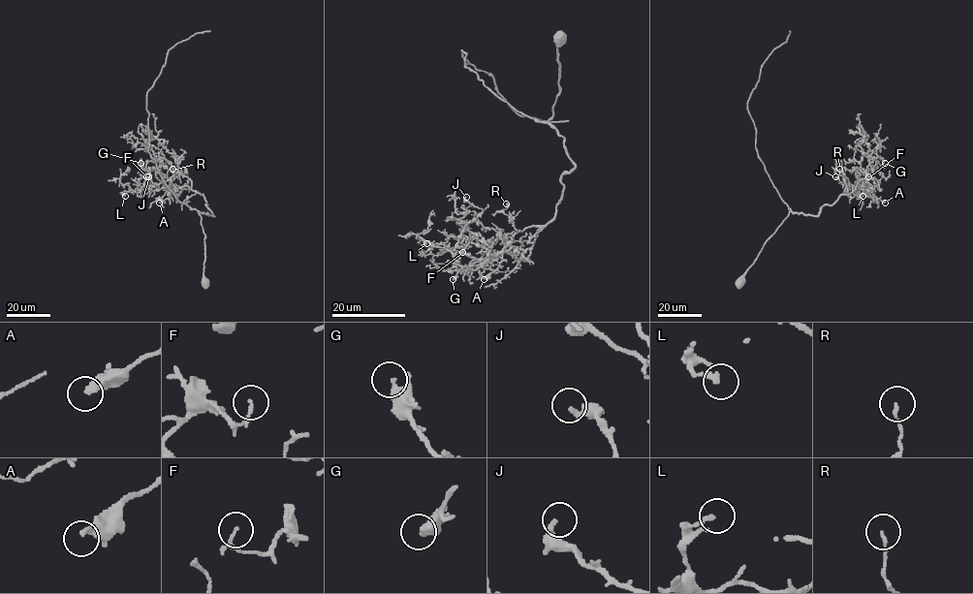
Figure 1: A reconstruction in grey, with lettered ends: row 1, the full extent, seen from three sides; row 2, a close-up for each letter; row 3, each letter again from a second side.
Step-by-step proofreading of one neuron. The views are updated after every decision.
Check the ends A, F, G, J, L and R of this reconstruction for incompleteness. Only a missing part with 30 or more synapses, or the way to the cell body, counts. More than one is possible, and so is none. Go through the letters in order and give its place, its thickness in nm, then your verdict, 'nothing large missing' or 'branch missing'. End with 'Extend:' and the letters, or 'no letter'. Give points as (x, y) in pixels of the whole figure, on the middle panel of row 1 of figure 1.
A: at (484, 279); 320 nm thick; nothing large missing
F: at (462, 252); 140 nm thick; nothing large missing
G: at (453, 279); 200 nm thick; nothing large missing
J: at (466, 197); 280 nm thick; nothing large missing
L: at (426, 243); 190 nm thick; nothing large missing
R: at (506, 203); 120 nm thick; nothing large missing
Extend: no letter

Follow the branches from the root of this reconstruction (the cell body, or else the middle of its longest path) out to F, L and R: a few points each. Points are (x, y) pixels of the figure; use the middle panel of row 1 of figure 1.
F: (557, 38), (559, 93), (549, 123), (575, 168), (562, 175), (555, 215), (472, 265), (449, 262), (462, 252)
L: (557, 38), (559, 93), (549, 123), (575, 168), (562, 175), (555, 215), (484, 259), (424, 255), (426, 243)
R: (557, 38), (559, 93), (549, 123), (575, 168), (562, 175), (563, 196), (545, 225), (517, 231), (506, 203)

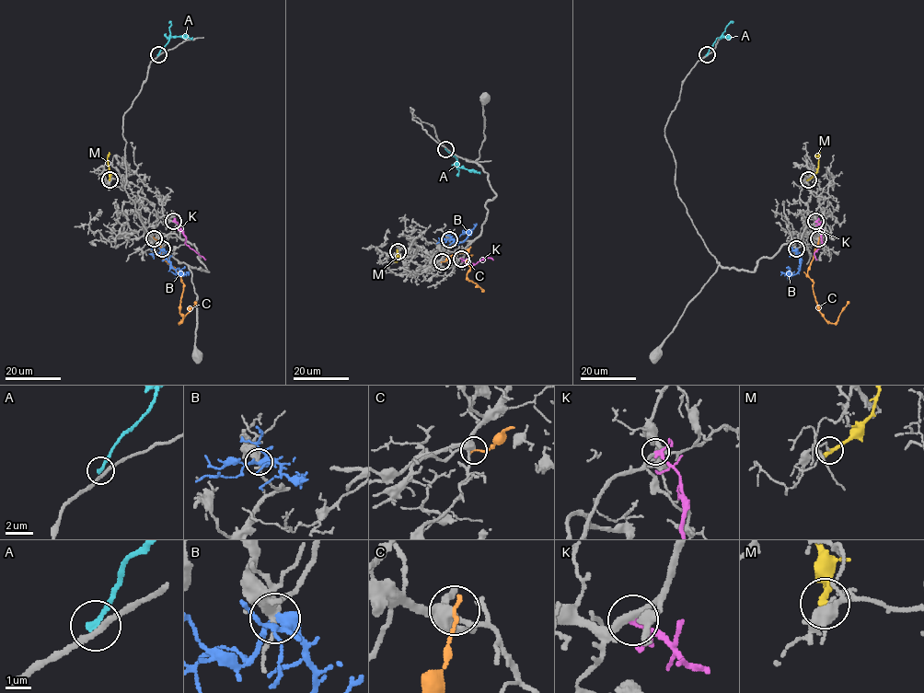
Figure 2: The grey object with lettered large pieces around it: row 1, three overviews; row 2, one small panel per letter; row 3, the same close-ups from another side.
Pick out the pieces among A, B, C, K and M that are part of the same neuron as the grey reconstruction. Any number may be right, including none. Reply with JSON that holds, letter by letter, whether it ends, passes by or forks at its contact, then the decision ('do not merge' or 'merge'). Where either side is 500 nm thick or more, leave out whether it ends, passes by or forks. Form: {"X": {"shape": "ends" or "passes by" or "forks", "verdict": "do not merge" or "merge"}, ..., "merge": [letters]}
{"A": {"shape": "ends", "verdict": "do not merge"}, "B": {"shape": "forks", "verdict": "do not merge"}, "C": {"shape": "ends", "verdict": "do not merge"}, "K": {"shape": "passes by", "verdict": "do not merge"}, "M": {"shape": "ends", "verdict": "do not merge"}, "merge": []}

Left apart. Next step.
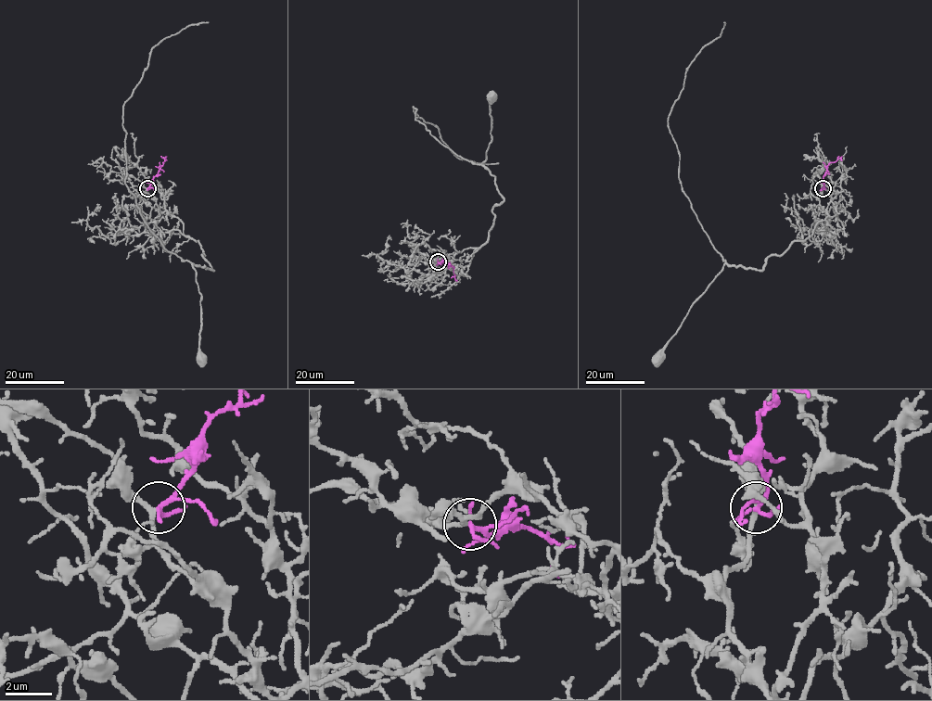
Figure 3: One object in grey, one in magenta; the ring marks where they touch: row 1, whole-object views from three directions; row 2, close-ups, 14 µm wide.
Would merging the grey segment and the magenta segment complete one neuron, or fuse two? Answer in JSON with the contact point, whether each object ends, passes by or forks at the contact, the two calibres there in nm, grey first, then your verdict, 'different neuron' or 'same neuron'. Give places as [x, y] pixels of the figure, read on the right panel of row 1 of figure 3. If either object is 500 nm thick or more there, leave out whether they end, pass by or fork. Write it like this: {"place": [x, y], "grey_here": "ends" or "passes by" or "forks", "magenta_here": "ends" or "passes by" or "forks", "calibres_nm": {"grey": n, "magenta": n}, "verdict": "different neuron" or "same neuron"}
{"place": [823, 188], "grey_here": "passes by", "magenta_here": "forks", "calibres_nm": {"grey": 190, "magenta": 160}, "verdict": "same neuron"}

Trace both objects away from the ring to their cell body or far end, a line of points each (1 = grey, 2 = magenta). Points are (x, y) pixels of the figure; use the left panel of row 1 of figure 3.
1: (146, 188), (162, 212), (175, 216), (184, 234), (197, 241), (213, 270), (193, 263), (201, 295), (199, 359)
2: (147, 188), (164, 158), (166, 160)

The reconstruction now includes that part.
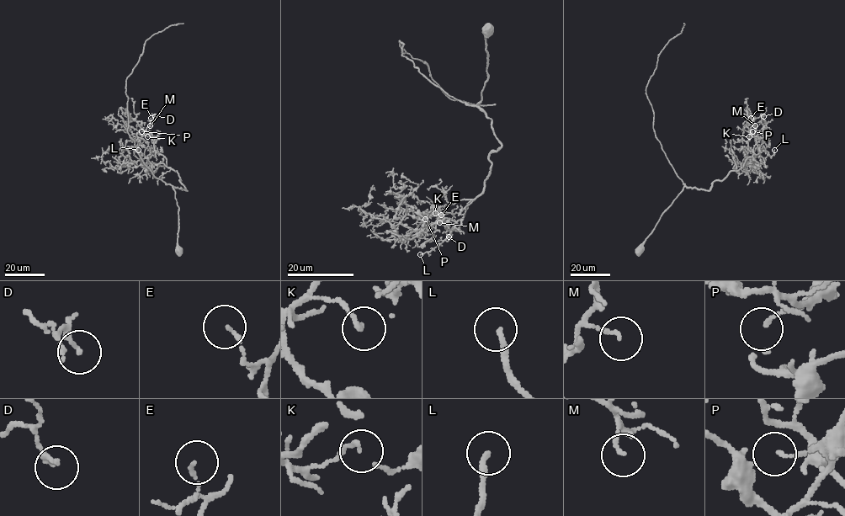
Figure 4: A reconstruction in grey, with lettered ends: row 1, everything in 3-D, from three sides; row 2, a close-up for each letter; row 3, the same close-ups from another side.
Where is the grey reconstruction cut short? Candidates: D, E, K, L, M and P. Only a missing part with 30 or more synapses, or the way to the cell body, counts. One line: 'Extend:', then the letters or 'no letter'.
Extend: L

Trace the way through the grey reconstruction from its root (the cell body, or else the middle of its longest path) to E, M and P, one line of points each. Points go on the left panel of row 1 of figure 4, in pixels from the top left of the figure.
E: (178, 250), (178, 206), (173, 186), (187, 190), (177, 171), (142, 139), (151, 118)
M: (178, 250), (178, 206), (173, 186), (187, 190), (177, 171), (142, 139), (150, 125)
P: (178, 250), (178, 206), (173, 186), (187, 190), (167, 159), (151, 151), (141, 131)

